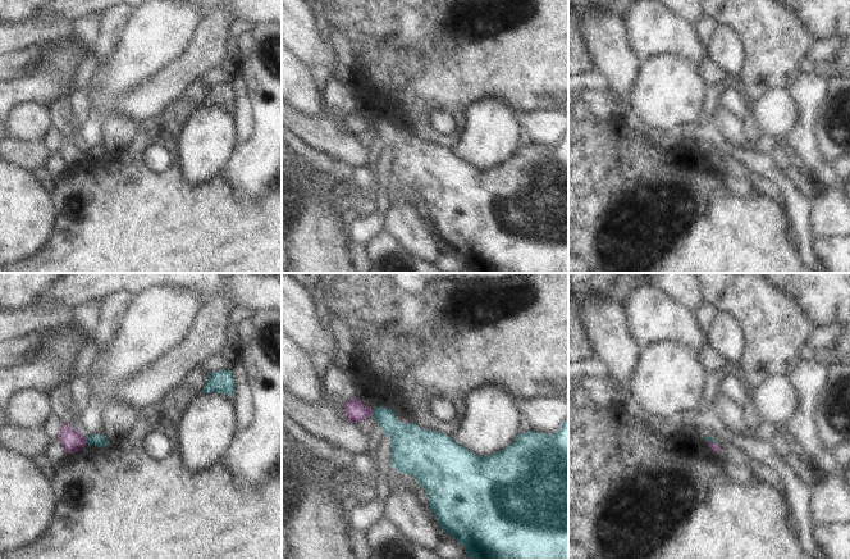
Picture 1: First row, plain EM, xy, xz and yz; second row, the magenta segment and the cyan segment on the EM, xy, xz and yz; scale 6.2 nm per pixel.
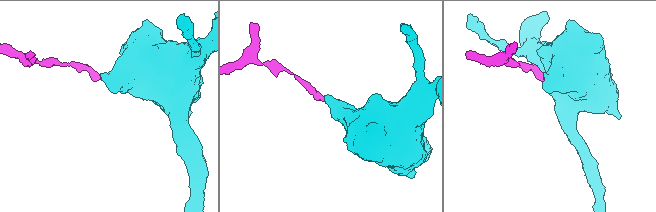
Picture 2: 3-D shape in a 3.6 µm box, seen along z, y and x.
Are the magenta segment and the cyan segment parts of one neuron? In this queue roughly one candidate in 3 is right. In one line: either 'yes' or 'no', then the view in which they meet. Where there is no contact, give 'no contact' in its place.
no | xy

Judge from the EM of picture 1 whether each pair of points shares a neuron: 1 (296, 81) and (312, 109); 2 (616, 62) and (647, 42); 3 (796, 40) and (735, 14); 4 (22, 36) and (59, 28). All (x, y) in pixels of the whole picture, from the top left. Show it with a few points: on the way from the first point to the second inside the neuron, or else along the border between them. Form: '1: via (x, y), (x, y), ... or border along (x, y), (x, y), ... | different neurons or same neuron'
1: via (296, 87), (309, 103) | same neuron
2: border along (625, 22), (630, 48), (644, 62) | different neurons
3: via (781, 40), (750, 14) | same neuron
4: via (31, 32), (50, 28) | same neuron

